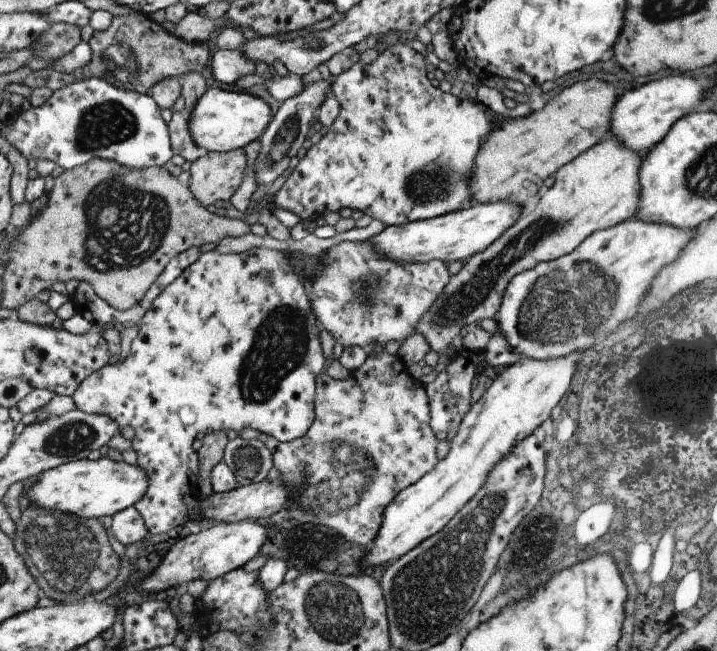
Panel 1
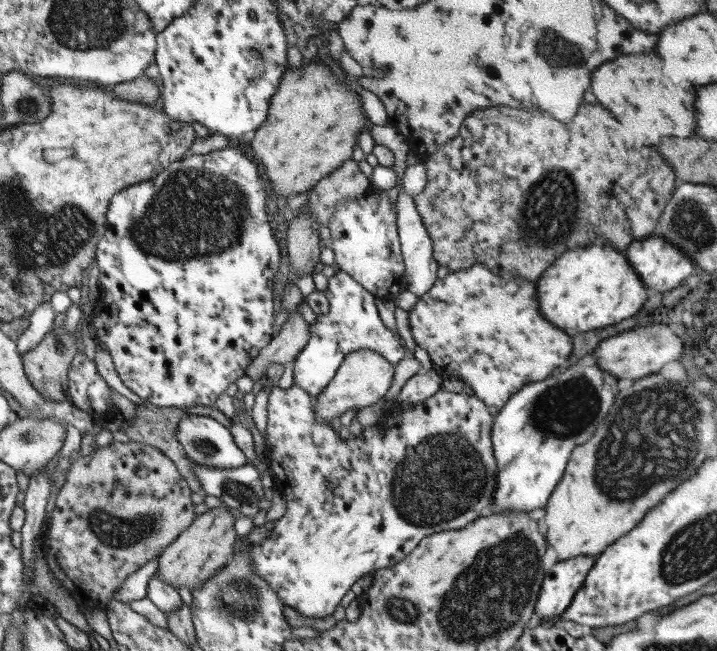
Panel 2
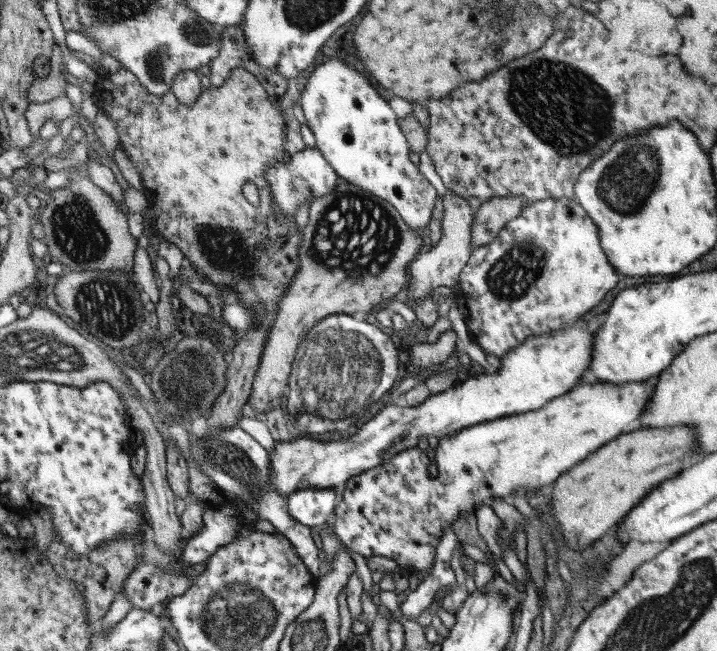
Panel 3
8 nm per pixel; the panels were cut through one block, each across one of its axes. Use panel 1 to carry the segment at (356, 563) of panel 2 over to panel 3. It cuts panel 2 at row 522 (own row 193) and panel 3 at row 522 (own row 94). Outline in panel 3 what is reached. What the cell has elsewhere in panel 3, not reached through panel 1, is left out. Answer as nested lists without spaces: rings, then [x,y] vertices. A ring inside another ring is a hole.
[[[657,377],[642,382],[608,384],[588,383],[552,399],[544,407],[524,411],[519,415],[508,415],[496,420],[475,424],[438,440],[434,460],[438,468],[436,476],[430,473],[430,459],[418,446],[400,451],[387,463],[351,476],[343,485],[343,497],[337,502],[334,517],[334,532],[340,542],[350,550],[370,556],[384,556],[395,560],[402,570],[426,571],[433,568],[437,548],[444,533],[451,528],[452,521],[465,512],[482,508],[492,498],[506,498],[519,490],[538,490],[553,484],[563,472],[575,467],[603,444],[620,436],[620,432],[632,426],[645,411],[651,394],[655,391]]]

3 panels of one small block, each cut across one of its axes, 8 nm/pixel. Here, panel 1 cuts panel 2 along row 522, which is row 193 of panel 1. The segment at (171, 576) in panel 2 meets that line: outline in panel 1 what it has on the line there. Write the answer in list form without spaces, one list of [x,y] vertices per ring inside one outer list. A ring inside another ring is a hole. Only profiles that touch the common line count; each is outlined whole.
[[[242,149],[206,152],[190,167],[187,187],[202,206],[230,201],[242,184],[247,170],[247,156]]]

